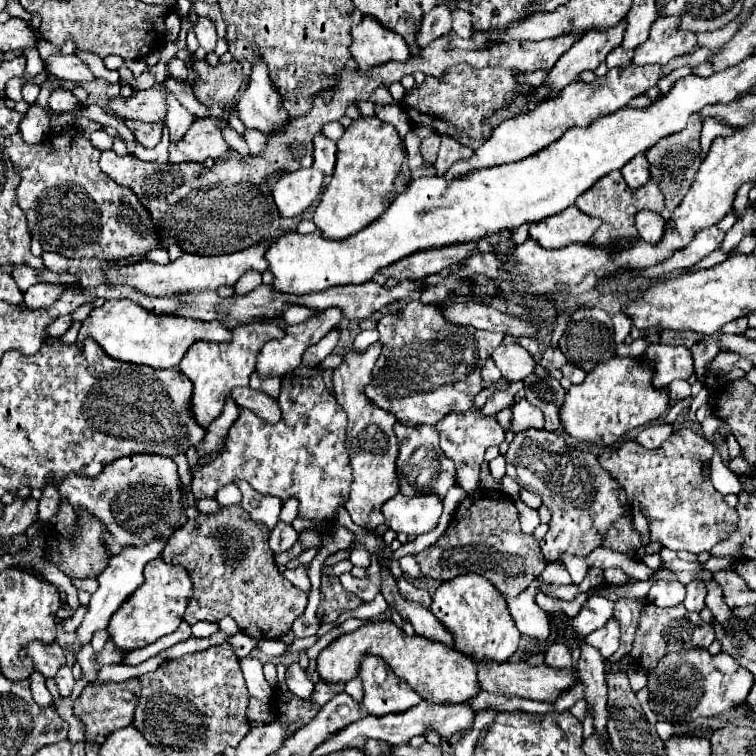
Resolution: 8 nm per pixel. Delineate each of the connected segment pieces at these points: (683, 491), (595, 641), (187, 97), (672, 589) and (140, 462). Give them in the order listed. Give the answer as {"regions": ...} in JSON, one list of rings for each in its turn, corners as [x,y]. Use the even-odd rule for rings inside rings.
{"regions":[[[[692,428],[674,432],[658,450],[642,448],[638,442],[622,442],[616,448],[606,448],[598,462],[626,488],[628,500],[640,500],[648,510],[650,540],[660,542],[670,550],[686,550],[700,554],[714,544],[730,538],[738,530],[738,512],[724,502],[724,496],[712,486],[710,476],[702,478],[704,464],[710,464],[714,444]]],[[[612,618],[606,628],[600,628],[596,632],[592,632],[590,636],[586,636],[586,642],[594,648],[600,650],[600,654],[604,658],[610,658],[618,646],[620,646],[620,628],[618,628],[618,622]]],[[[166,80],[164,84],[166,84],[166,88],[168,88],[170,92],[174,92],[174,94],[176,94],[176,98],[180,100],[180,104],[182,104],[188,112],[196,112],[196,114],[200,114],[202,118],[206,118],[206,116],[208,116],[206,108],[204,108],[196,98],[194,98],[192,88],[180,86],[180,84],[178,84],[178,82],[174,82],[174,80]]],[[[658,580],[648,592],[648,600],[656,606],[676,606],[682,602],[682,596],[684,586],[680,582],[668,582],[668,580]]],[[[134,454],[118,458],[96,478],[70,474],[60,482],[58,490],[60,496],[72,504],[76,514],[88,512],[106,526],[102,532],[102,544],[108,556],[122,552],[126,544],[146,544],[158,536],[170,538],[174,530],[188,520],[180,492],[178,466],[172,458],[164,456]]]]}

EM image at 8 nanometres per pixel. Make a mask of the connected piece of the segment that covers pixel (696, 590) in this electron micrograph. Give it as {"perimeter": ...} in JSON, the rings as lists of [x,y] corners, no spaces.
{"perimeter":[[[694,580],[694,582],[690,582],[688,586],[686,586],[686,598],[684,598],[684,606],[686,608],[690,608],[690,612],[700,612],[706,604],[704,604],[704,600],[706,600],[706,586],[702,584],[702,582],[698,582],[698,580]]]}

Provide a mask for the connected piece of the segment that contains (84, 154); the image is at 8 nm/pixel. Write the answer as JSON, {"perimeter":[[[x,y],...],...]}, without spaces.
{"perimeter":[[[70,128],[58,136],[44,140],[38,146],[26,146],[22,134],[13,134],[6,138],[6,154],[14,162],[16,170],[22,176],[20,186],[16,188],[18,206],[28,218],[30,234],[36,236],[44,250],[60,252],[66,258],[98,258],[98,260],[124,260],[126,256],[146,256],[150,250],[160,248],[160,232],[152,224],[150,212],[138,202],[138,196],[132,188],[124,188],[110,180],[98,166],[100,150],[96,150],[88,136]]]}

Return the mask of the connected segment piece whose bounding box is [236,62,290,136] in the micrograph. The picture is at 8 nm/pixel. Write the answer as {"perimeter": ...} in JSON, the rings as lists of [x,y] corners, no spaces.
{"perimeter":[[[262,62],[252,66],[250,84],[240,96],[236,110],[246,128],[260,130],[266,136],[278,132],[278,128],[284,128],[286,120],[290,120],[290,114],[282,108],[282,100],[268,78],[268,68]]]}

